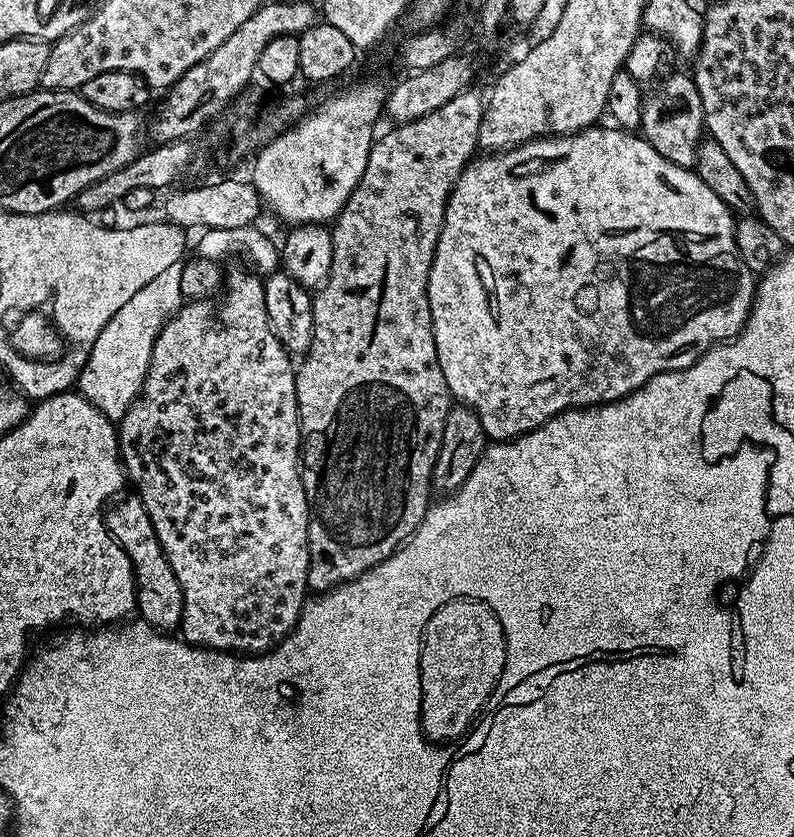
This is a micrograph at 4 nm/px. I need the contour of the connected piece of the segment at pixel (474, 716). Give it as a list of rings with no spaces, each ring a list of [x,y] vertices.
[[[452,600],[442,606],[426,622],[424,638],[418,653],[420,666],[420,726],[432,742],[456,742],[475,725],[489,700],[493,699],[496,683],[506,666],[506,638],[500,617],[481,600]]]

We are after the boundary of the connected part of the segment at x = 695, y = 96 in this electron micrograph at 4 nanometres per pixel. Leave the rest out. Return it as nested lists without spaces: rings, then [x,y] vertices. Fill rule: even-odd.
[[[676,72],[664,78],[652,88],[657,87],[652,93],[643,97],[639,131],[662,158],[674,162],[674,166],[695,169],[698,146],[706,136],[702,94],[698,94],[698,86],[691,75]]]

